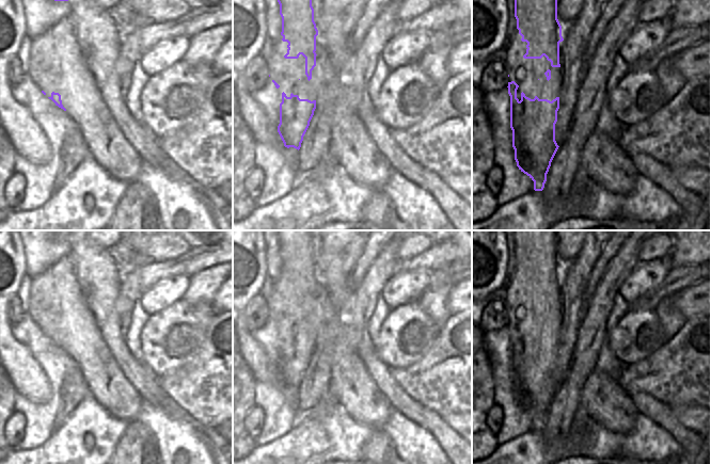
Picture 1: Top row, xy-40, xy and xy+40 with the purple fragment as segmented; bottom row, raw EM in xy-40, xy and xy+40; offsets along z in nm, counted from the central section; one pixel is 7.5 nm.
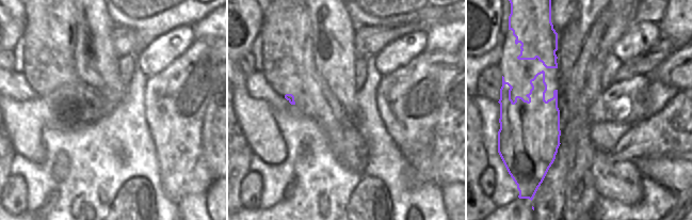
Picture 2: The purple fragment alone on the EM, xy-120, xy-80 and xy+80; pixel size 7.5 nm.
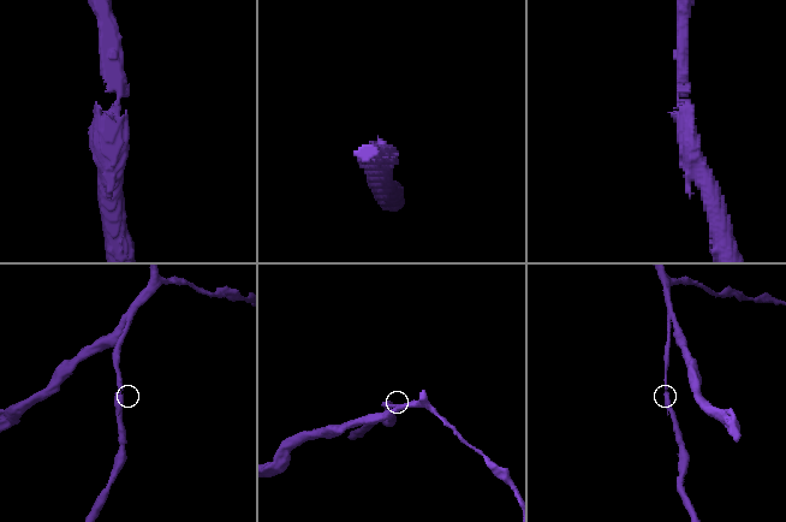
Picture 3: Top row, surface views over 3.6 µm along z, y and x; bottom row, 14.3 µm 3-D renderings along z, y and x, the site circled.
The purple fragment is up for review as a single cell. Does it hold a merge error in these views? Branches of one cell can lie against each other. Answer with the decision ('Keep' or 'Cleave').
Keep.

